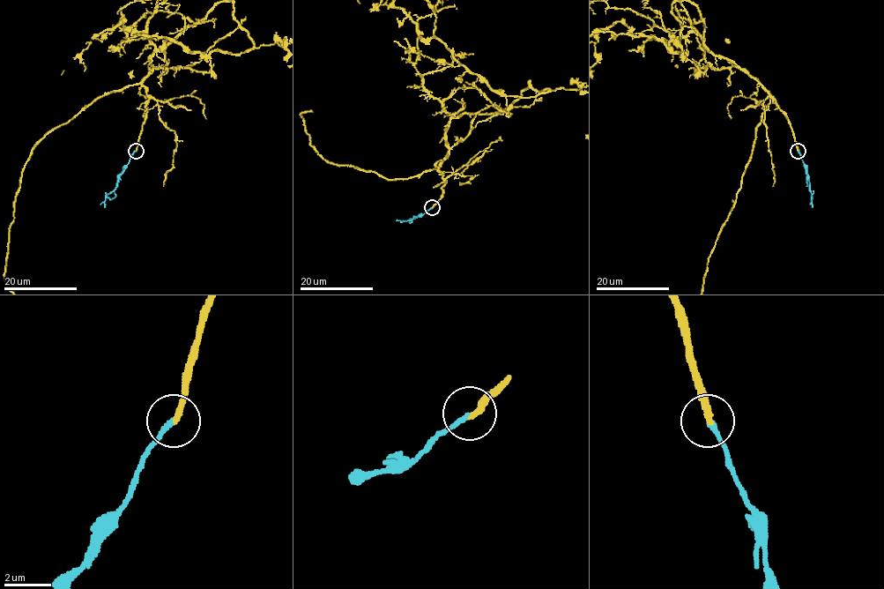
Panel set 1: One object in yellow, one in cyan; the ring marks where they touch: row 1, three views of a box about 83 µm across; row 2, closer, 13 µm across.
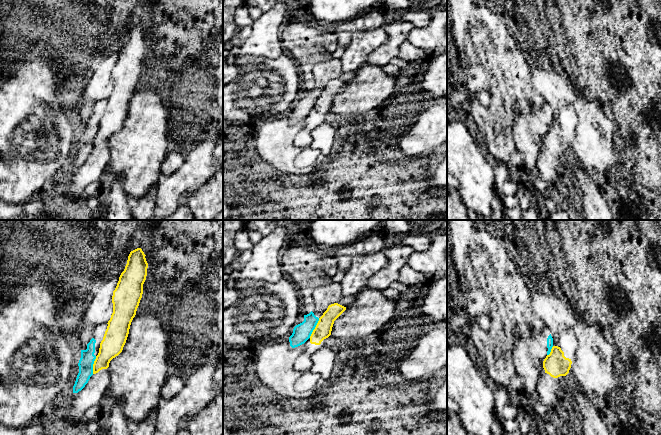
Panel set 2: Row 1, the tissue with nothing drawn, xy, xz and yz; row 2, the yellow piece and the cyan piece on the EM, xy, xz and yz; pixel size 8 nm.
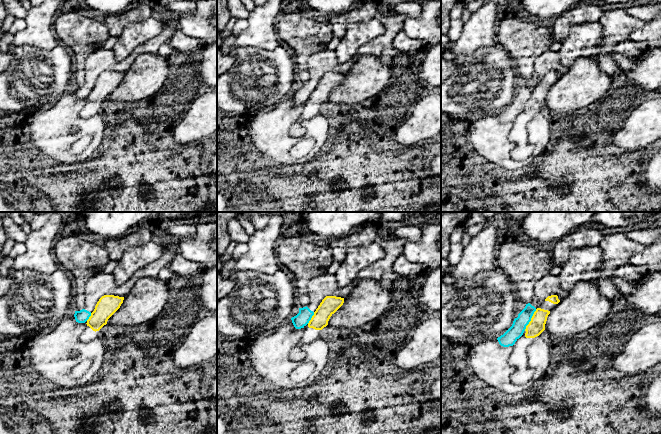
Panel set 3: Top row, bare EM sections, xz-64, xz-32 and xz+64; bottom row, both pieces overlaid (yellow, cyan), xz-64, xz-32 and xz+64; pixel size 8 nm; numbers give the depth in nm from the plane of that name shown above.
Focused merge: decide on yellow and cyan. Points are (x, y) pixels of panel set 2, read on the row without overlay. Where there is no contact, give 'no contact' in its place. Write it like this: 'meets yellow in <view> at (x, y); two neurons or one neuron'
meets yellow in xz at (315, 104); two neurons

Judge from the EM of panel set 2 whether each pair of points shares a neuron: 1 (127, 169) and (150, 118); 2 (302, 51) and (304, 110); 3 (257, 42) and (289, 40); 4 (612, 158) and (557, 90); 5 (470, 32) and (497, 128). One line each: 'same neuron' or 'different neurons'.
1: same neuron
2: different neurons
3: different neurons
4: same neuron
5: same neuron

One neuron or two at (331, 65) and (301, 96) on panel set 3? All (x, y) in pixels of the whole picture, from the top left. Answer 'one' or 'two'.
one

